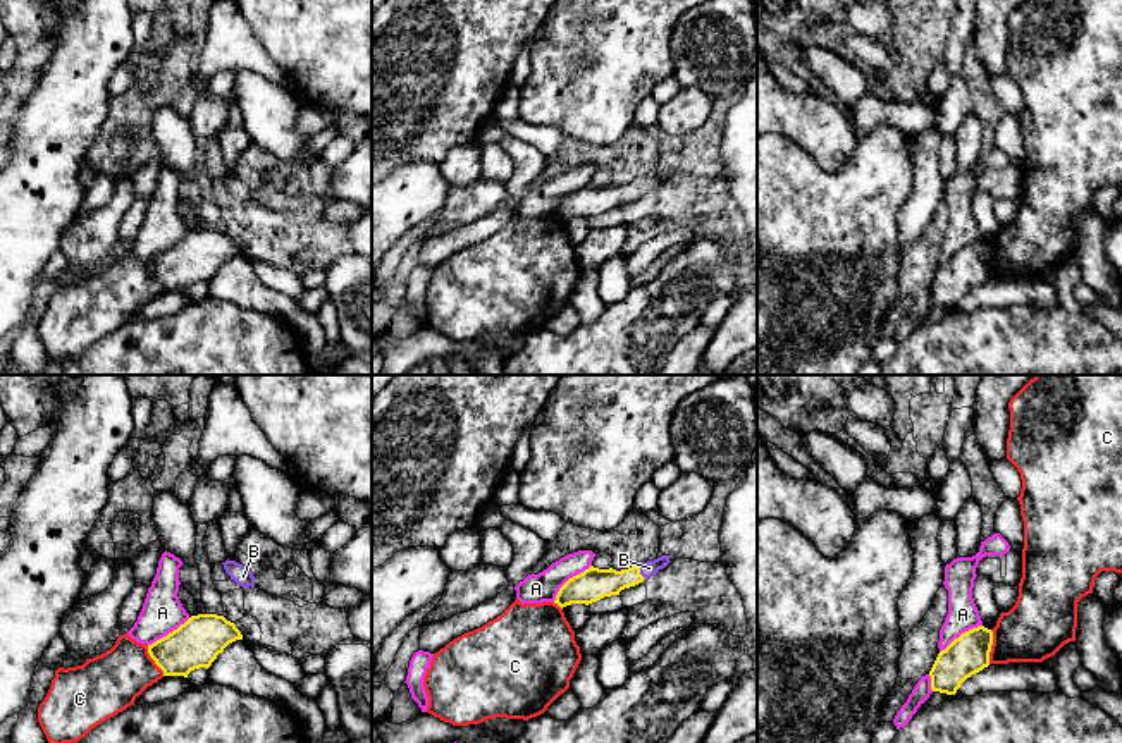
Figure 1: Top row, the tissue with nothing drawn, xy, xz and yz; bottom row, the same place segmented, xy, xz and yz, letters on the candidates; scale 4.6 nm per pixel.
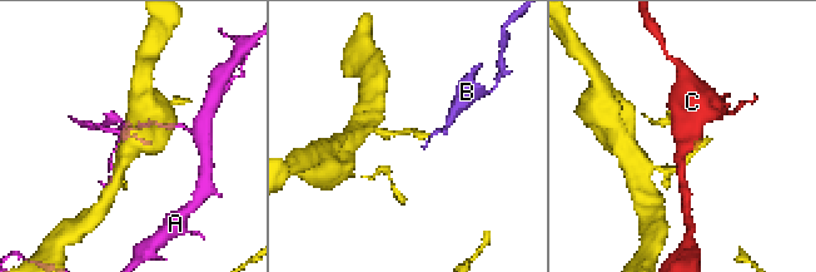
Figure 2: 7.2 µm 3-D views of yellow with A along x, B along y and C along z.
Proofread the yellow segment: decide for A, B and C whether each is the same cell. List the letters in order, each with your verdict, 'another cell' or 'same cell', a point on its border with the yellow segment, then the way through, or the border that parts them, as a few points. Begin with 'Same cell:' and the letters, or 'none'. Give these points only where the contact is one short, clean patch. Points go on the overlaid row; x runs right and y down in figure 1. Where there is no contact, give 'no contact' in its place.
Same cell: B
A: another cell; contact xz (568, 580)
B: same cell; contact xz (639, 571); way xz (594, 583), (628, 578), (639, 571), (649, 568)
C: another cell; contact yz (990, 647)

